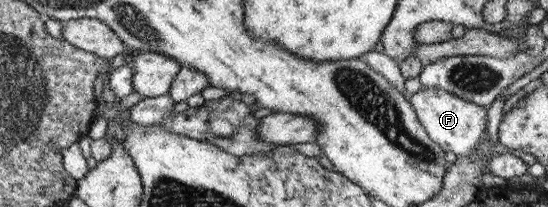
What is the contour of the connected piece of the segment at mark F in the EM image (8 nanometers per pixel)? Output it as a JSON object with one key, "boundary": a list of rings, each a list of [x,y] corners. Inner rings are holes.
{"boundary":[[[421,87],[410,95],[409,100],[429,139],[441,146],[444,152],[453,152],[457,157],[471,156],[488,132],[487,108],[453,96],[447,90]]]}

